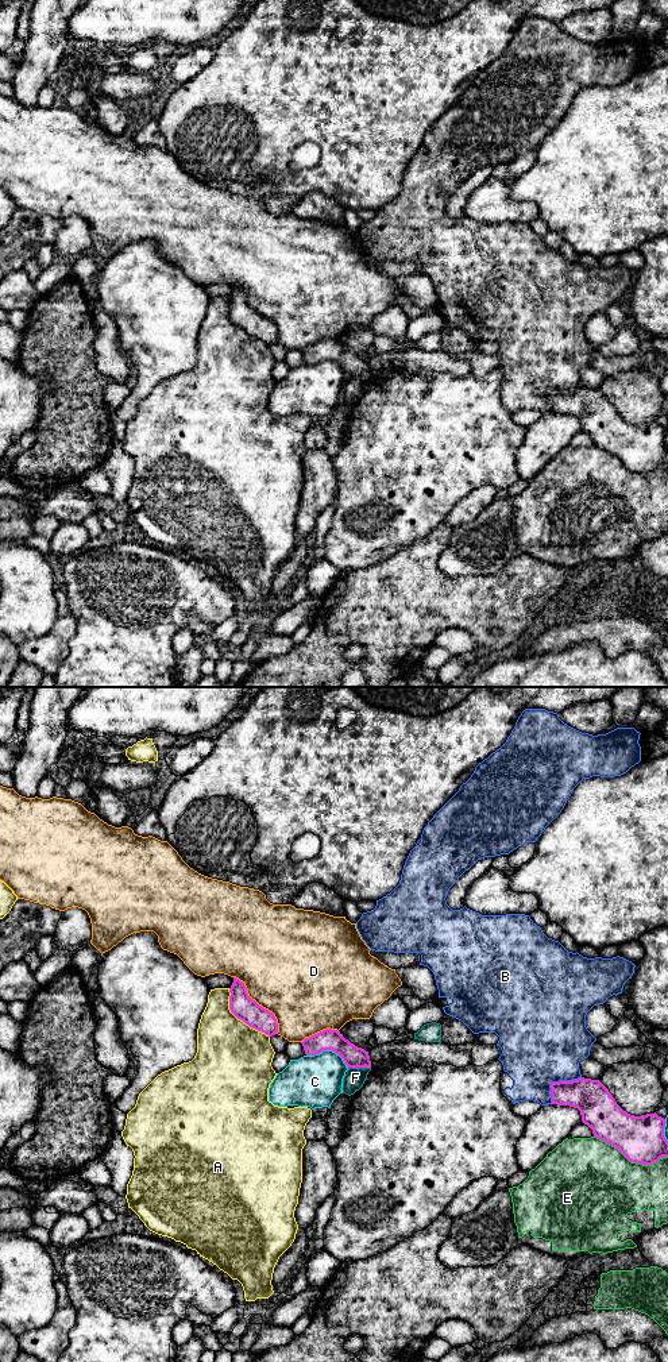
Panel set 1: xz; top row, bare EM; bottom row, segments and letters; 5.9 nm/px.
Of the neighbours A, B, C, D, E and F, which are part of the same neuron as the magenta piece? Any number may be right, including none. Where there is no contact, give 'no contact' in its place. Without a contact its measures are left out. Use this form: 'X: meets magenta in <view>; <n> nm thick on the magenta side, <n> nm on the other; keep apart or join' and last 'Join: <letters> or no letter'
A: meets magenta in xz; 150 nm thick on the magenta side, 440 nm on the other; keep apart
B: meets magenta in xz; 220 nm thick on the magenta side, 480 nm on the other; keep apart
C: meets magenta in xz; 130 nm thick on the magenta side, 320 nm on the other; keep apart
D: meets magenta in xz; 150 nm thick on the magenta side, 500 nm on the other; keep apart
E: meets magenta in xz; 280 nm thick on the magenta side, 460 nm on the other; keep apart
F: meets magenta in xz; 130 nm thick on the magenta side, 120 nm on the other; keep apart
Join: no letter

